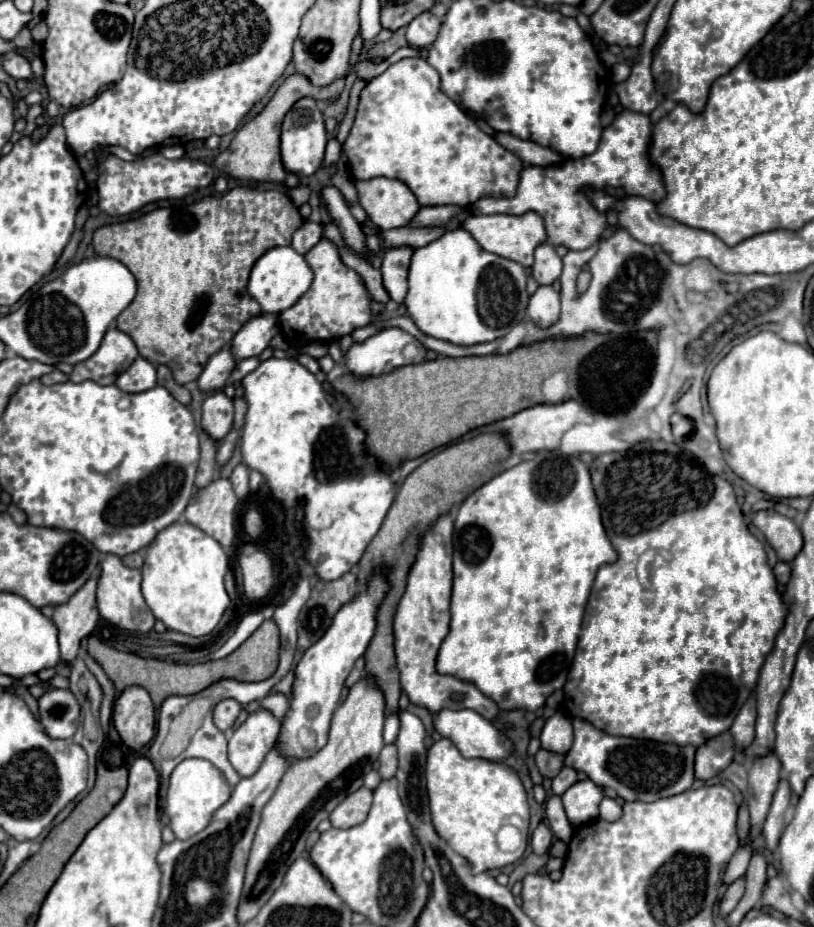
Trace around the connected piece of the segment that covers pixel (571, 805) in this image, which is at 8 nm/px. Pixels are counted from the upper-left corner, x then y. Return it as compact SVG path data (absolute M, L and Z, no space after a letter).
M590 779L574 783L566 793L560 797L566 809L566 815L574 827L596 819L598 817L598 805L604 799L604 791L600 785L592 783Z

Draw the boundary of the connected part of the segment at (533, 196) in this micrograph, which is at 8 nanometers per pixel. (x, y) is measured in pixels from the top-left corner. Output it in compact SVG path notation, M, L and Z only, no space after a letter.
M622 111L612 125L602 133L600 145L592 155L580 159L566 159L556 167L524 167L520 173L518 193L512 199L492 199L484 197L470 207L474 215L524 215L528 211L538 213L544 219L548 243L564 245L568 249L586 249L596 243L606 229L606 217L598 213L584 193L582 185L604 189L604 187L622 187L626 195L646 197L650 201L664 199L666 191L662 185L660 171L648 161L648 143L652 137L652 123L648 115L632 115L632 111Z

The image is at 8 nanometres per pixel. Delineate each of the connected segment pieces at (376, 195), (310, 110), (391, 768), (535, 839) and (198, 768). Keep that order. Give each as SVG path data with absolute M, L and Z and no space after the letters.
M376 177L370 181L356 181L356 191L370 221L382 231L408 225L412 215L420 209L408 185L398 179Z
M304 97L294 103L294 107L286 113L284 125L282 125L282 163L286 171L296 173L296 175L312 175L320 169L322 159L324 159L324 149L326 149L326 129L324 129L324 115L320 113L316 101L312 97Z
M386 745L382 751L380 751L380 757L378 757L378 763L380 763L380 777L382 779L390 779L396 775L396 767L398 767L398 753L396 753L396 745Z
M540 823L540 825L536 827L530 845L532 845L532 849L534 849L536 855L548 853L548 849L550 849L550 845L552 845L552 833L550 833L550 829L548 829L544 823Z
M184 759L170 777L168 797L164 807L166 815L170 817L170 827L176 839L184 841L204 831L204 827L208 827L208 823L212 821L214 811L218 811L228 799L230 799L230 787L224 775L220 775L220 771L212 767L212 763L208 763L206 759Z

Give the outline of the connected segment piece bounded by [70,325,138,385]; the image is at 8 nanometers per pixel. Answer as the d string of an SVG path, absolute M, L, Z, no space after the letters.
M112 325L106 331L104 343L96 351L96 355L92 355L92 359L86 359L84 363L74 365L70 381L96 381L100 385L112 385L116 381L116 375L126 371L136 357L138 349L134 341Z

